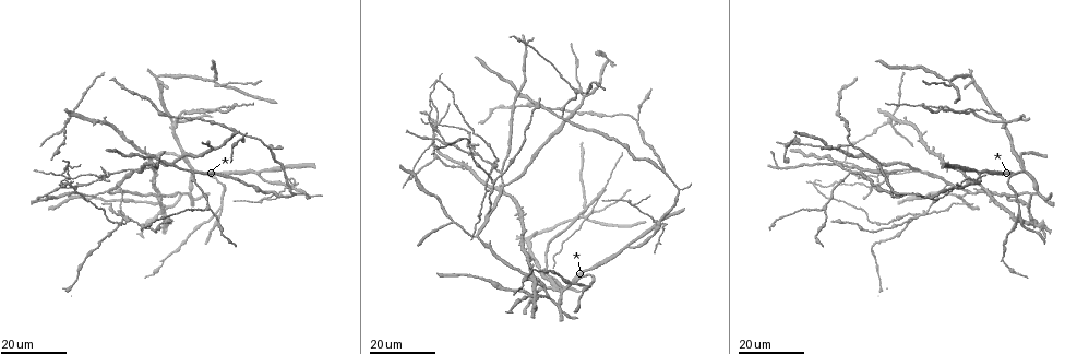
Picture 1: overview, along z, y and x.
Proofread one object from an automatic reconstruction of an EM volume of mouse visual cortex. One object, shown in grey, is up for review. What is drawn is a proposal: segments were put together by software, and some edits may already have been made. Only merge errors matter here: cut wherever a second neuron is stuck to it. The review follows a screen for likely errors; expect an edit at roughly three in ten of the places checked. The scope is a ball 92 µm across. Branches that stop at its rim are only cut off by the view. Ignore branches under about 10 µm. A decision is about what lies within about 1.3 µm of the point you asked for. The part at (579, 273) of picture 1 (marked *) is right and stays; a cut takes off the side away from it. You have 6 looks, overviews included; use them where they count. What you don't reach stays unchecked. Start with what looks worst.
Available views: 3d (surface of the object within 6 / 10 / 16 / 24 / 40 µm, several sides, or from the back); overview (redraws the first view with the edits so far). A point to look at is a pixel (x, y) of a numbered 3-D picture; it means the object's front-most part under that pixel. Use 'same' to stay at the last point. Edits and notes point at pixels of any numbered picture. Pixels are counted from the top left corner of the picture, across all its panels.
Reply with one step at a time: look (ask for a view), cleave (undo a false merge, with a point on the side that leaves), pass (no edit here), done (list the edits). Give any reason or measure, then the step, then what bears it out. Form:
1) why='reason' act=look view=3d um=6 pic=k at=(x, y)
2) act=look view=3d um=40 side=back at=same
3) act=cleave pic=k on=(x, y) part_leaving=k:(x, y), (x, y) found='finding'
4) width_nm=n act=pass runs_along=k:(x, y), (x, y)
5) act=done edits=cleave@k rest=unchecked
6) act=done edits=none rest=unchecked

why='branch point' act=look view=3d um=24 pic=1 at=(475, 154)

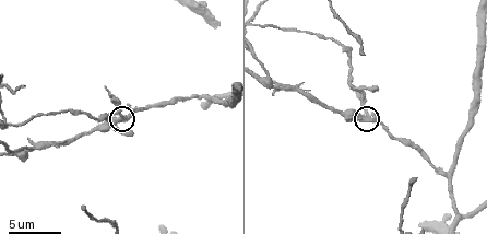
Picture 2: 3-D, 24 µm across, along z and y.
why='zoom in' act=look view=3d um=6 pic=2 at=(367, 113)

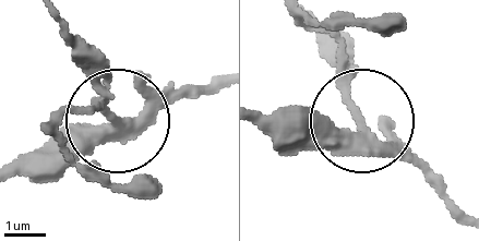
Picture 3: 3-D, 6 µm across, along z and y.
arms=3 act=cleave pic=3 on=(114, 97) part_leaving=3:(121, 120), (107, 110), (59, 113) found='a second neuron is stuck on'

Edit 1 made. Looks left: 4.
act=look view=3d um=24 pic=1 at=(208, 209)

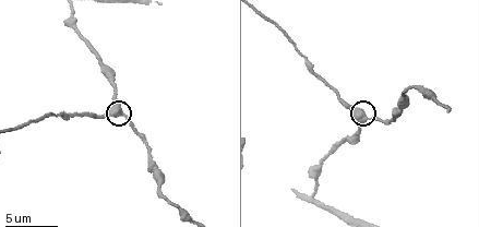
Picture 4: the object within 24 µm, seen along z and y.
act=look view=3d um=10 pic=4 at=(120, 114)

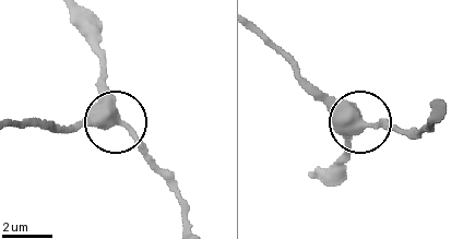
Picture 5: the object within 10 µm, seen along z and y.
width_nm=470 act=pass found='all the same neuron'

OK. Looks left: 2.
why='thin arm on a thick one' act=look view=3d um=24 pic=1 at=(215, 85)

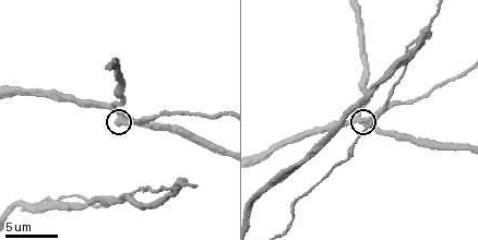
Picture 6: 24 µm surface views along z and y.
act=look view=3d um=6 pic=6 at=(124, 120)

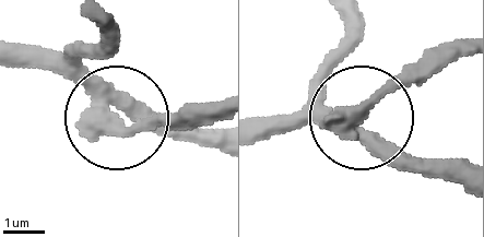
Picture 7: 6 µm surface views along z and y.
act=cleave pic=7 on=(143, 129) part_leaving=7:(107, 109), (145, 127), (219, 116) found='a second neuron is stuck on'

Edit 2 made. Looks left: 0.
act=done edits=cleave@3,cleave@7 rest=unchecked

